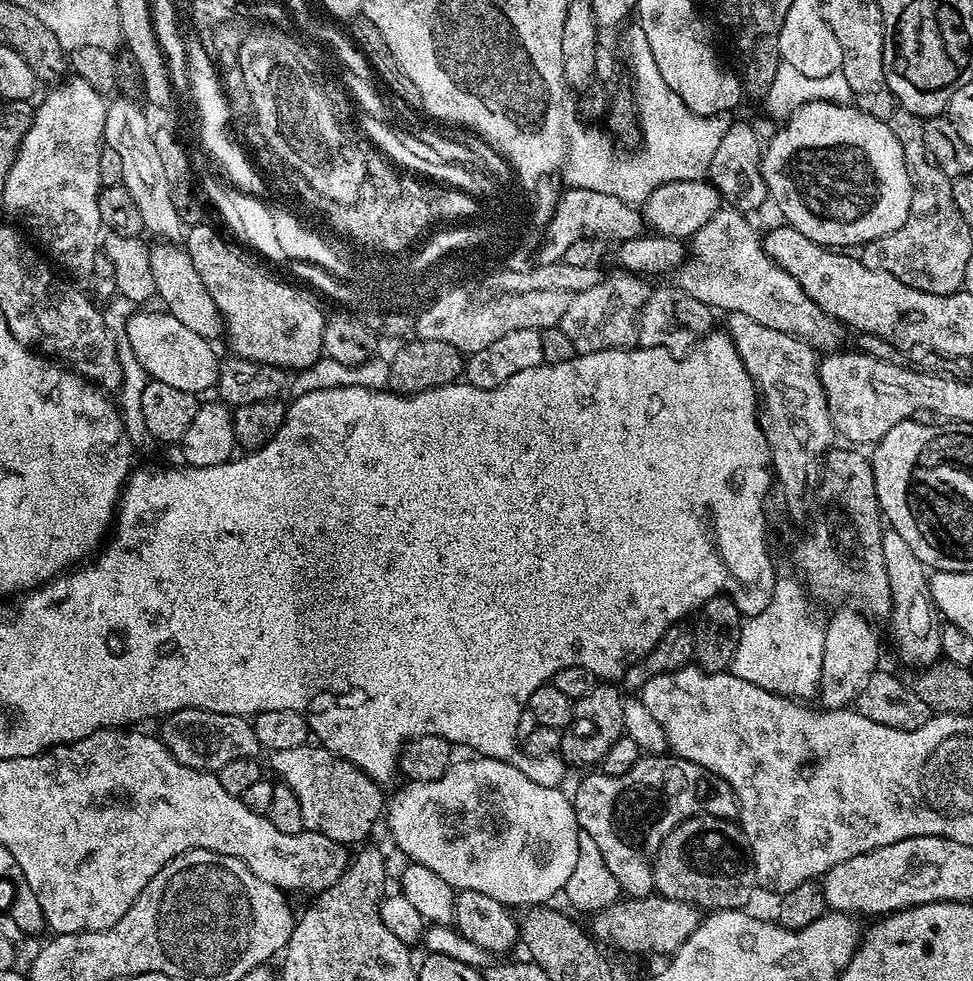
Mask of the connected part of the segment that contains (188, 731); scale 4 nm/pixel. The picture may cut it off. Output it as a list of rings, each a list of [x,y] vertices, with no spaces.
[[[183,708],[169,713],[161,724],[159,739],[180,765],[190,766],[192,769],[219,772],[222,766],[235,758],[254,758],[262,750],[251,721],[244,716],[218,714],[217,711],[202,711],[200,708]]]

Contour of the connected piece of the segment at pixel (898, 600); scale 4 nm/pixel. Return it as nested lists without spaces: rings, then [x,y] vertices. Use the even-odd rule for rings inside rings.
[[[891,530],[885,531],[882,538],[882,558],[886,562],[886,578],[890,578],[892,595],[892,607],[887,617],[888,628],[892,631],[892,644],[900,651],[900,656],[906,663],[913,664],[913,669],[927,668],[942,656],[942,617],[936,611],[936,604],[930,594],[929,569],[924,567],[918,554],[910,550],[910,545],[902,538],[902,534]]]

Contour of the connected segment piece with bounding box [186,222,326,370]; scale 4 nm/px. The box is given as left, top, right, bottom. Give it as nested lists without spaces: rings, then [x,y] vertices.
[[[203,222],[187,229],[186,251],[190,254],[190,262],[194,262],[194,270],[198,270],[202,282],[206,282],[206,290],[210,290],[210,298],[214,298],[214,306],[218,306],[224,318],[224,332],[226,340],[228,336],[231,351],[244,360],[253,360],[259,364],[273,364],[285,370],[299,370],[321,359],[320,332],[326,316],[313,308],[316,300],[310,298],[305,301],[303,298],[298,298],[298,293],[291,292],[285,282],[280,281],[274,273],[267,272],[259,264],[260,260],[255,255],[247,256],[238,245],[223,240],[209,224]]]

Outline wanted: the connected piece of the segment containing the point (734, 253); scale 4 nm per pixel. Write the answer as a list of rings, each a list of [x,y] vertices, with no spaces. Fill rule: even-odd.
[[[721,207],[710,222],[690,238],[690,262],[675,269],[675,287],[713,310],[721,308],[724,314],[746,314],[746,318],[754,318],[754,322],[762,322],[762,326],[770,326],[770,330],[782,330],[782,334],[797,336],[817,353],[827,354],[843,349],[849,329],[841,320],[823,312],[806,295],[802,286],[798,286],[794,277],[765,255],[761,237],[758,232],[756,236],[748,220],[751,219],[745,213]]]

